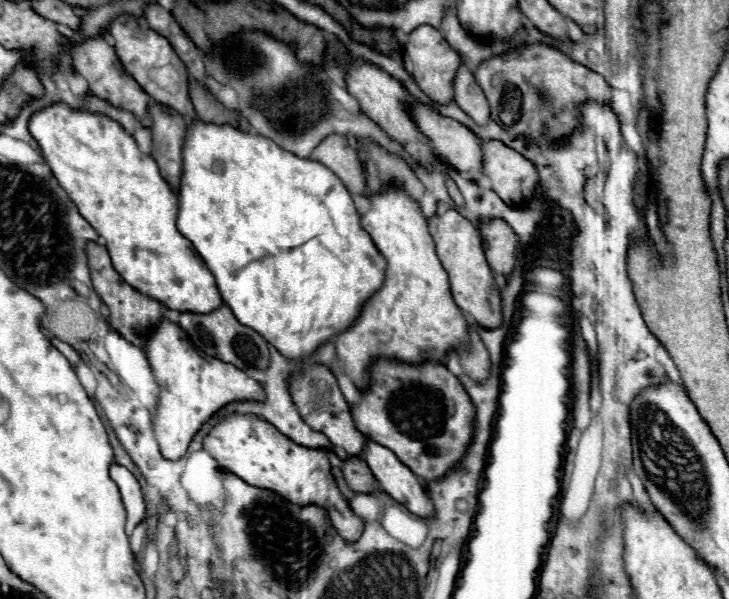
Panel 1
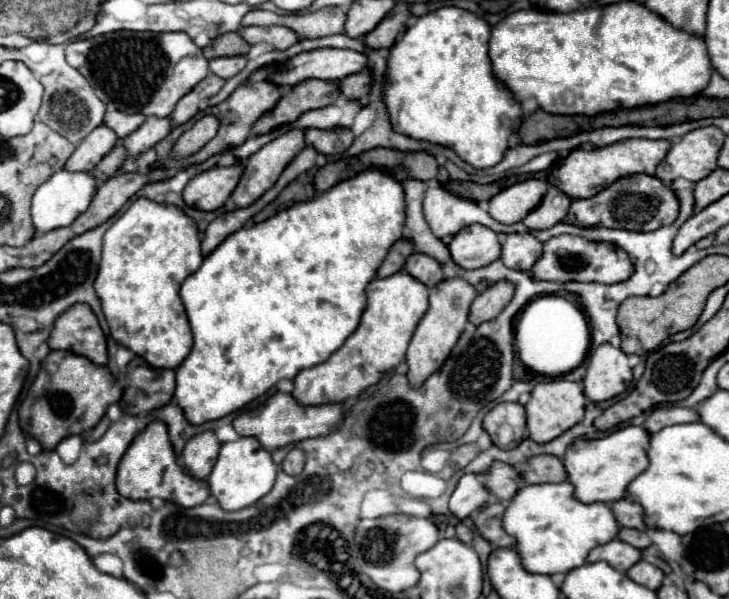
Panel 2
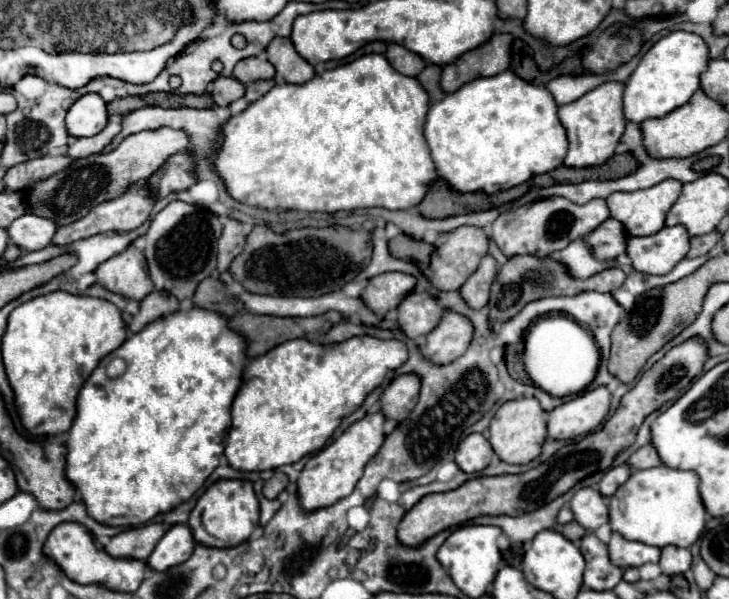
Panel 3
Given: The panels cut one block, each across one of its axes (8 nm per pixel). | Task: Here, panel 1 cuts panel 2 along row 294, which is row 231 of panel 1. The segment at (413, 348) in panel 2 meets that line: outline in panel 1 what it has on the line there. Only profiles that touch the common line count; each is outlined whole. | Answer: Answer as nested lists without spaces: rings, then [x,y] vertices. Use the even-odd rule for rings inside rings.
[[[446,210],[444,214],[434,214],[428,218],[428,228],[436,244],[438,258],[442,260],[448,276],[450,276],[450,288],[454,302],[470,314],[480,326],[484,328],[498,328],[502,310],[500,310],[500,290],[496,288],[496,282],[492,278],[490,266],[484,258],[480,234],[476,226],[466,220],[458,210]]]

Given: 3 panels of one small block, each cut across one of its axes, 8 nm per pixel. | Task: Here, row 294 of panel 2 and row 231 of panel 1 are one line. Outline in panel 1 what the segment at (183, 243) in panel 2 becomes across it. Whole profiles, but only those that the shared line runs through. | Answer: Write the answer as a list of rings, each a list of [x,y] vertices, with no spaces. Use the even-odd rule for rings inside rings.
[[[64,102],[50,104],[48,108],[34,112],[28,122],[32,138],[38,142],[40,152],[56,176],[58,184],[66,190],[80,214],[96,228],[106,240],[112,264],[116,272],[136,290],[166,304],[170,310],[208,314],[222,304],[216,280],[192,242],[188,242],[176,228],[176,194],[170,184],[160,176],[160,170],[150,154],[144,154],[136,140],[112,118],[104,114],[92,114],[88,110],[70,108]]]

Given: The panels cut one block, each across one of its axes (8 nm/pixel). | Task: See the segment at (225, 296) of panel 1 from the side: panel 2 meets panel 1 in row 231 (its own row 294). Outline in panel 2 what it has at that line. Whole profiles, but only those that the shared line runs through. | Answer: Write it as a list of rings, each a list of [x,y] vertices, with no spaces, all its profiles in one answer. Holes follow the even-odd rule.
[[[364,170],[364,172],[356,174],[354,178],[338,182],[330,190],[314,196],[310,202],[294,204],[294,206],[278,212],[276,216],[268,218],[266,222],[254,224],[250,228],[240,228],[236,234],[230,234],[210,256],[204,258],[202,266],[192,276],[188,276],[180,288],[180,300],[186,308],[186,316],[188,316],[192,336],[194,336],[192,352],[176,368],[174,398],[176,398],[176,404],[180,406],[180,410],[184,410],[184,418],[188,418],[188,422],[192,422],[192,426],[202,426],[206,422],[218,420],[222,416],[228,416],[228,414],[244,408],[248,402],[260,398],[278,380],[282,380],[282,378],[294,380],[294,376],[300,370],[306,370],[306,368],[312,368],[320,362],[326,362],[330,358],[330,354],[334,354],[346,342],[346,338],[356,330],[360,316],[362,316],[362,310],[366,306],[366,292],[364,290],[366,290],[368,282],[376,276],[376,270],[378,270],[380,262],[384,260],[384,256],[388,254],[388,248],[402,236],[402,228],[404,228],[404,190],[402,190],[402,184],[384,172]]]

